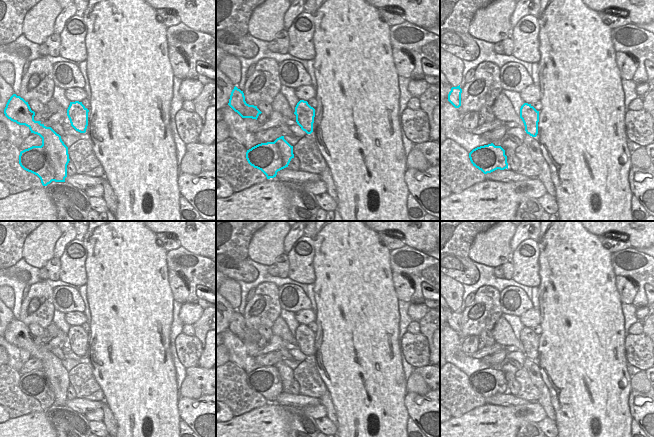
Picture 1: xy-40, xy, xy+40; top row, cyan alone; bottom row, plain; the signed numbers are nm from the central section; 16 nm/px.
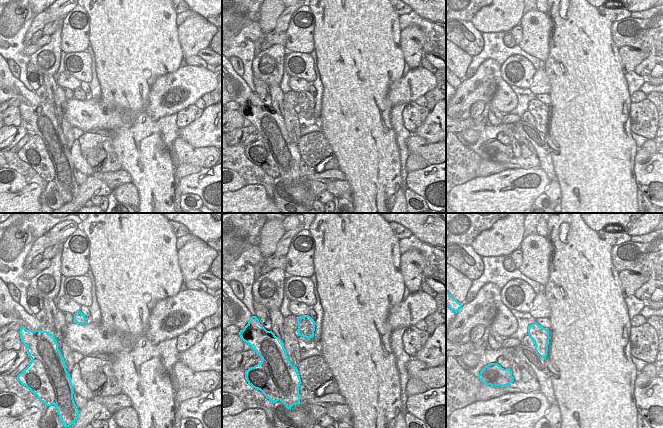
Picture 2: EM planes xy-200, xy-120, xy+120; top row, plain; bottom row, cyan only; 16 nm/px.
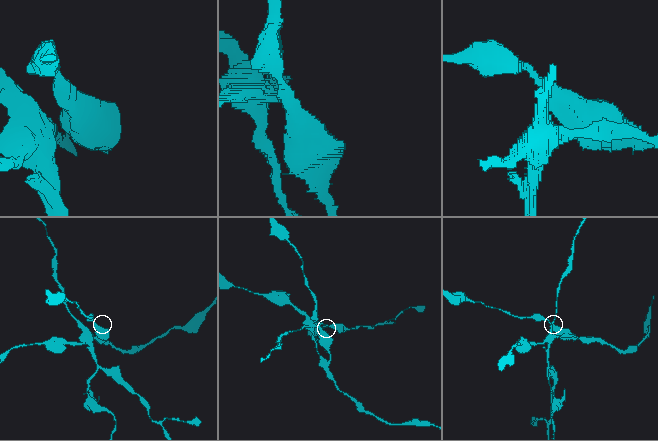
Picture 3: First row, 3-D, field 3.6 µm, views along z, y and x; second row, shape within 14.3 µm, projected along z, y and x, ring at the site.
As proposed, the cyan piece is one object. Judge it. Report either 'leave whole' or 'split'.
split

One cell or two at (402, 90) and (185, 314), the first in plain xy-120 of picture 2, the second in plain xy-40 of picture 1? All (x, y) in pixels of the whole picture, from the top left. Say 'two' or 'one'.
one

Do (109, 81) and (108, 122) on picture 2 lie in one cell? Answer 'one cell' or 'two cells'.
two cells

